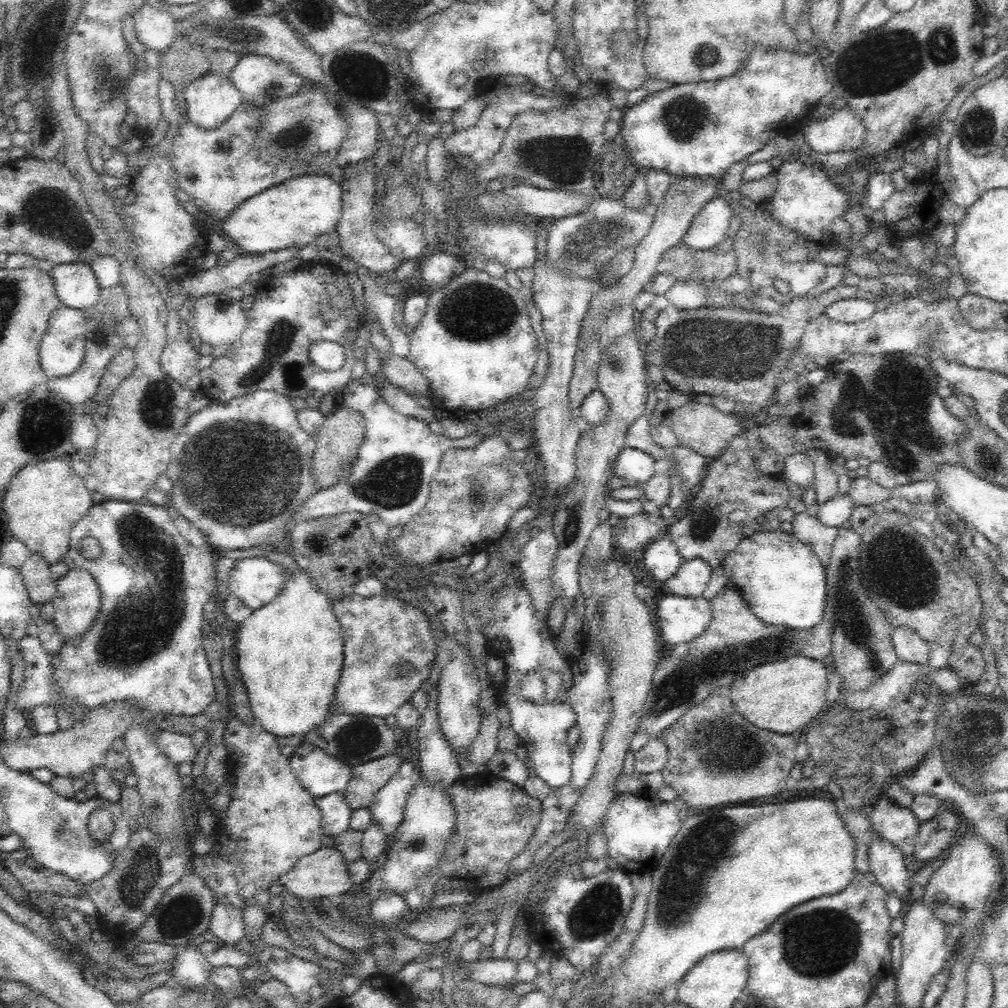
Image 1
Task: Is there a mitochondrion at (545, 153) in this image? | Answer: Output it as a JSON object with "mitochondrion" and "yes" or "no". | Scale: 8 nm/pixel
{"mitochondrion":"yes"}

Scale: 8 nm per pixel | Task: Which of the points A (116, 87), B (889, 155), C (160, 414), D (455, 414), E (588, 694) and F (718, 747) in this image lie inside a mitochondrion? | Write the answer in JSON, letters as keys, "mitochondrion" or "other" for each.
{"A":"other","B":"other","C":"mitochondrion","D":"other","E":"other","F":"mitochondrion"}

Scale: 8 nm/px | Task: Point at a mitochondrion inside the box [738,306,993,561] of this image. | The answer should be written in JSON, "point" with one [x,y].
{"point":[855,414]}

